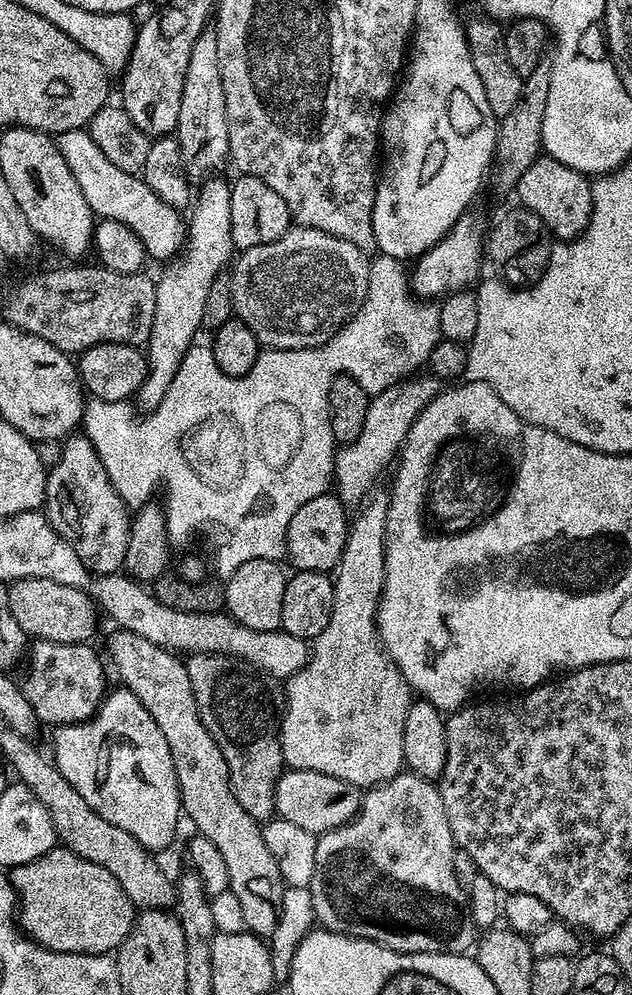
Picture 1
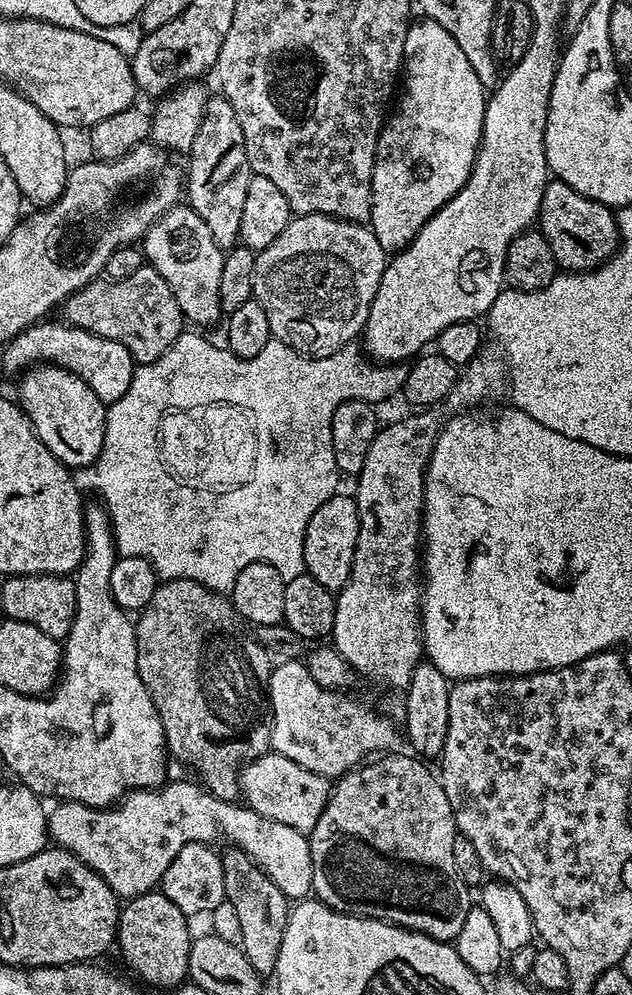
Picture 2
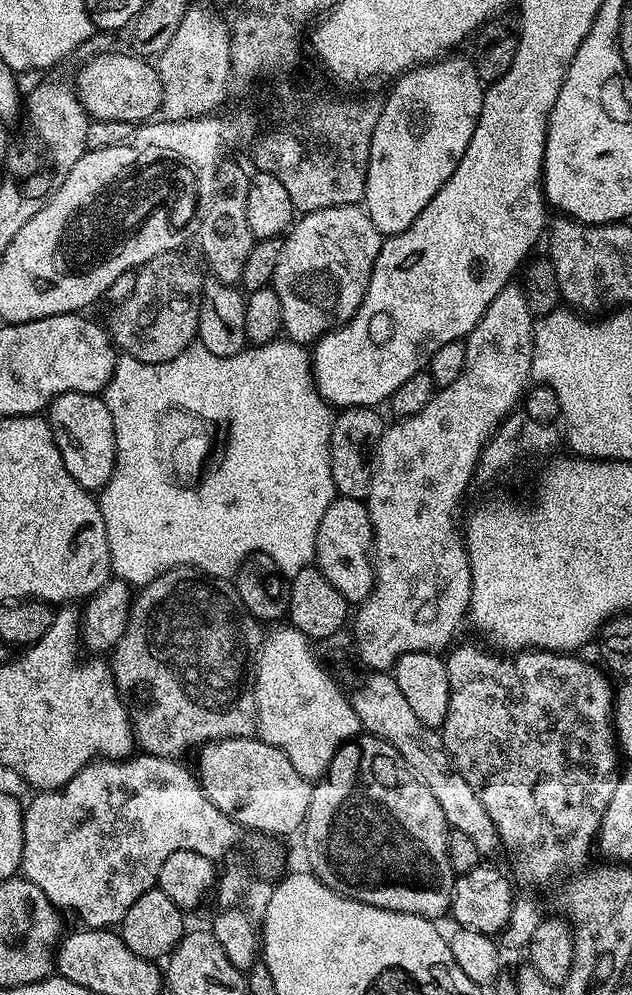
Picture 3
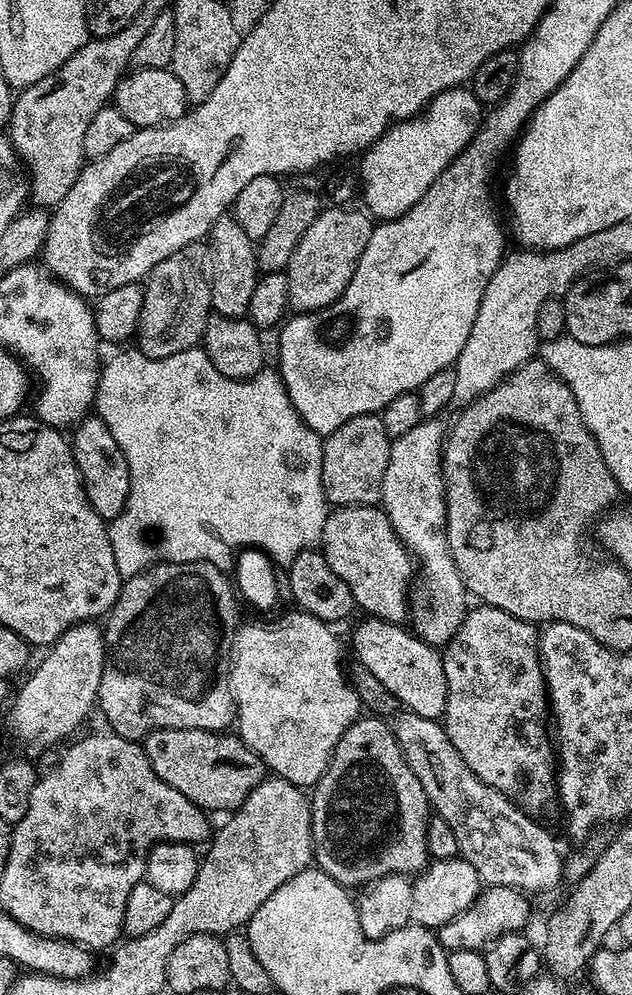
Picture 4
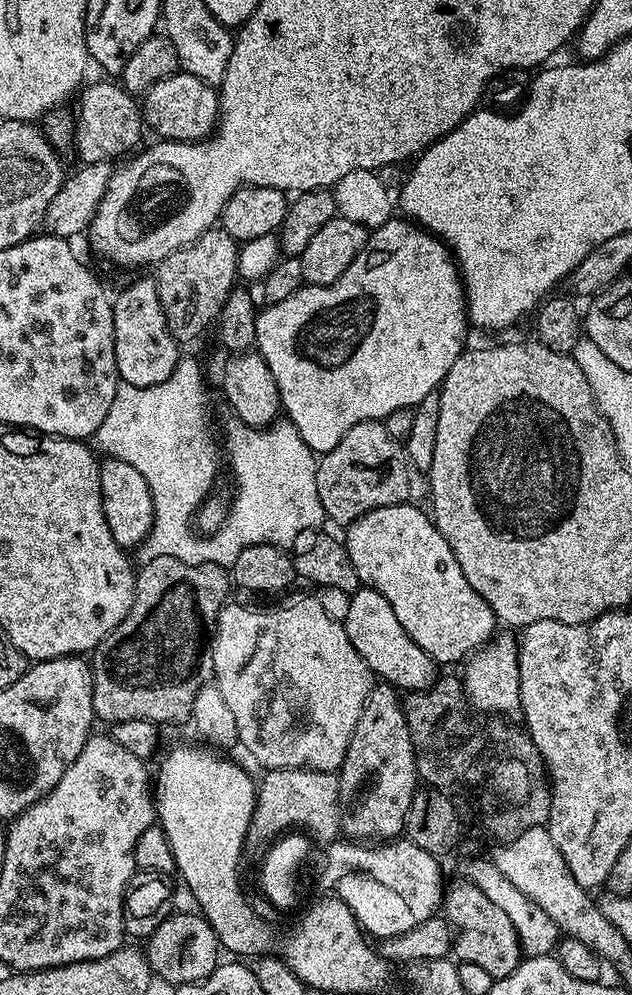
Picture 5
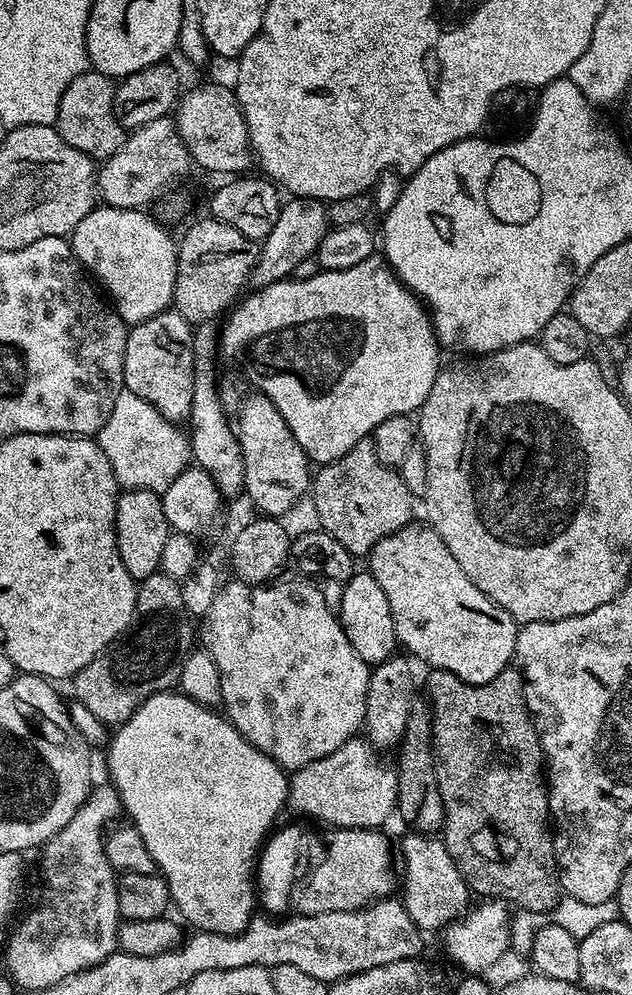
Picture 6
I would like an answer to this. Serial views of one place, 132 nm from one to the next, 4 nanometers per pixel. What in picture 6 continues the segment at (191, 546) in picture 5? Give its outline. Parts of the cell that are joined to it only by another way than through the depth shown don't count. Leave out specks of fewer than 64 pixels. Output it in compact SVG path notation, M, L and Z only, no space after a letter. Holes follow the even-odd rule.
M127 390L120 392L114 402L114 410L110 410L110 418L100 427L98 443L106 454L110 466L116 475L117 485L129 488L148 488L152 492L163 493L168 489L185 468L190 464L189 438L183 431L179 432L173 421L167 420L150 402L138 398L138 394Z

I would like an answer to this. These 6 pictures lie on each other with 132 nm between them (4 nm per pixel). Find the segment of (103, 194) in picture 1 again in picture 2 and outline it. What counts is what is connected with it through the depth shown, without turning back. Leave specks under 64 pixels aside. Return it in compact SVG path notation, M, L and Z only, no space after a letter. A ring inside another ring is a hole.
M177 206L166 210L166 214L162 214L159 220L148 227L148 233L145 234L142 241L142 251L147 267L158 270L158 274L162 274L162 278L166 278L166 286L170 286L170 290L174 290L174 298L189 325L216 324L219 320L221 323L222 309L218 289L222 282L222 266L226 252L225 249L218 246L218 242L214 242L214 234L210 234L206 222L202 222L202 218L198 218L198 214L193 208Z

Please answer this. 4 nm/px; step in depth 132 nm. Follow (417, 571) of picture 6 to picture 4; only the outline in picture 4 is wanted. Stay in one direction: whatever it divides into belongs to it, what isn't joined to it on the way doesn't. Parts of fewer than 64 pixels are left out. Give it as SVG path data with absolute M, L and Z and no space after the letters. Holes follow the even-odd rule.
M370 504L358 506L336 506L326 518L324 533L320 539L326 562L330 562L330 570L350 586L350 594L354 598L356 608L364 611L369 617L377 620L388 620L392 624L403 625L410 612L410 589L414 583L414 560L398 534L390 526L390 518L383 507Z

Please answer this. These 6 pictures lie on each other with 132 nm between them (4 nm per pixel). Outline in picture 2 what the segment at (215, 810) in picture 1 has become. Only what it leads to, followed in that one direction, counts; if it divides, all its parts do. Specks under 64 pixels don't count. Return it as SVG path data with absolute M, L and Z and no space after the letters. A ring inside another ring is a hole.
M229 847L222 856L224 871L224 898L234 906L242 926L243 948L250 966L262 978L268 978L275 973L278 962L278 950L282 950L282 934L286 934L286 922L290 911L288 897L270 882L270 878L255 864L250 857L239 848Z

